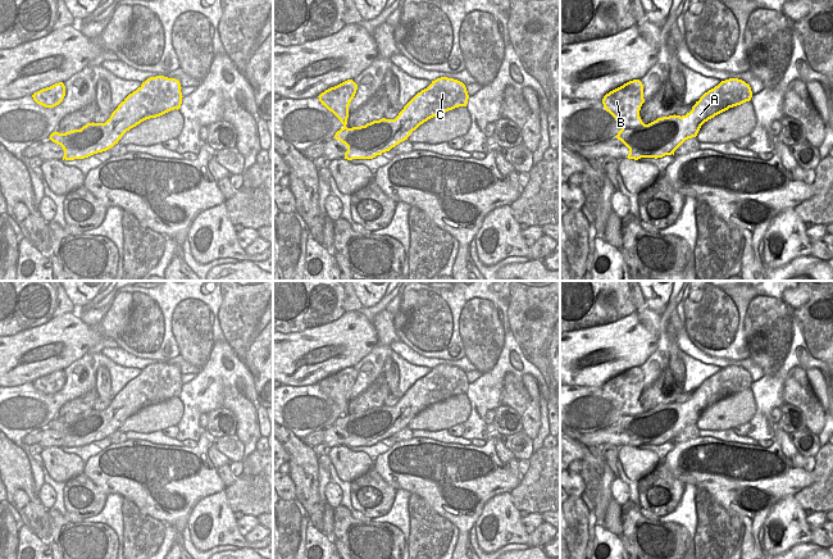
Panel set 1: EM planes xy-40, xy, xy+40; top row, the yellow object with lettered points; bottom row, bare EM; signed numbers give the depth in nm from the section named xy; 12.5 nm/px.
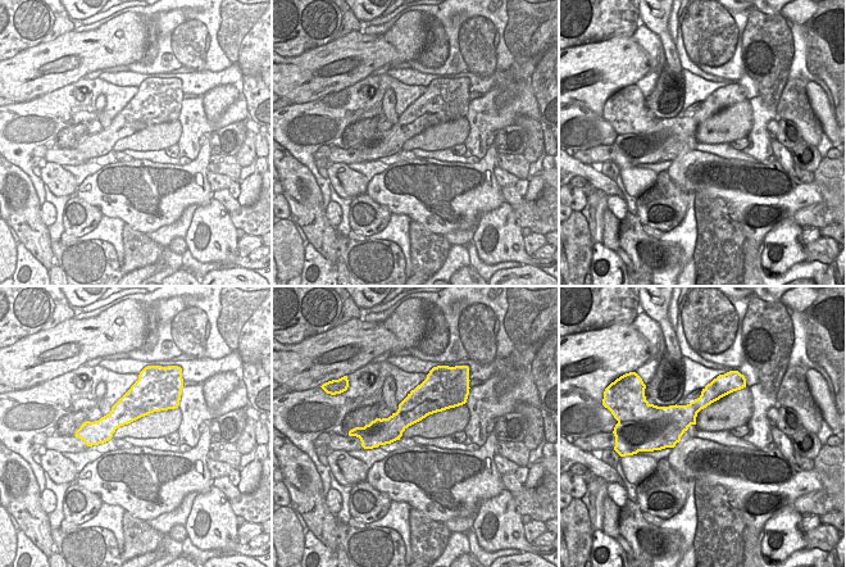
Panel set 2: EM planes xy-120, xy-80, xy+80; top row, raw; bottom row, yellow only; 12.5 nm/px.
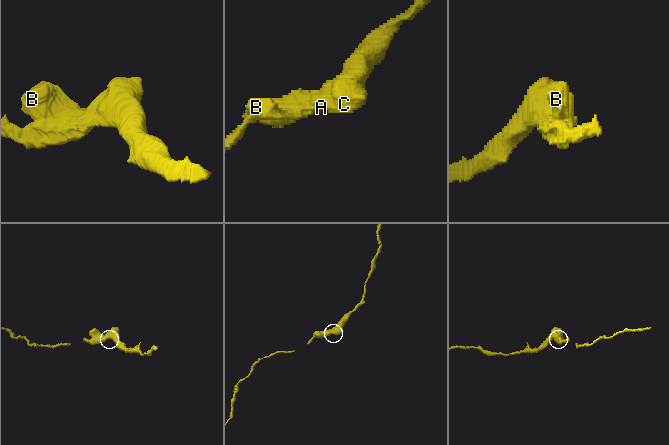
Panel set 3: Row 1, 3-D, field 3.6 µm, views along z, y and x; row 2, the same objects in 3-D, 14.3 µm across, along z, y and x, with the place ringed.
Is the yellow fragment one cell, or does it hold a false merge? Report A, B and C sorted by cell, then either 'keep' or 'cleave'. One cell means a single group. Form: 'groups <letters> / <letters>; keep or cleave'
groups A C / B; cleave

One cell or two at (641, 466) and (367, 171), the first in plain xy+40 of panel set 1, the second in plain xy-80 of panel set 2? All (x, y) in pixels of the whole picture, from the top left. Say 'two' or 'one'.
two

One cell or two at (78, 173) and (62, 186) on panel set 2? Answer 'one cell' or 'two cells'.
two cells

